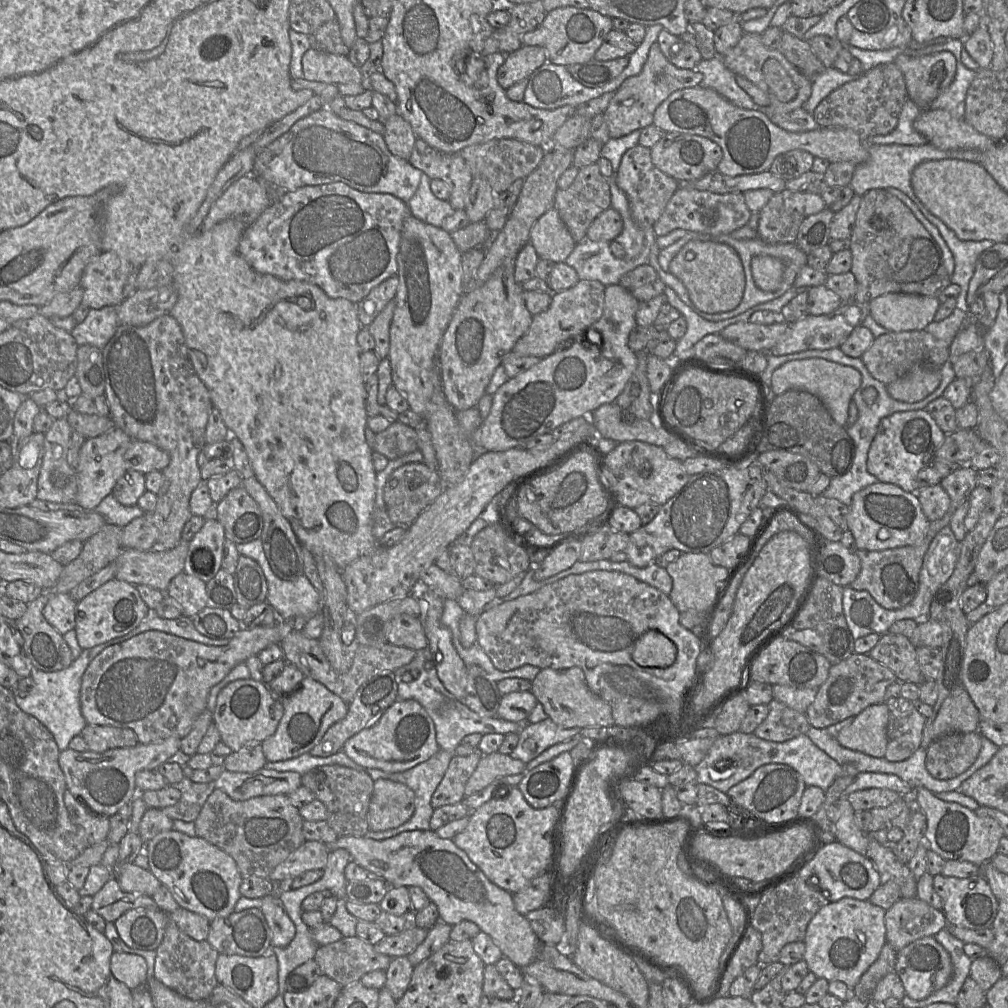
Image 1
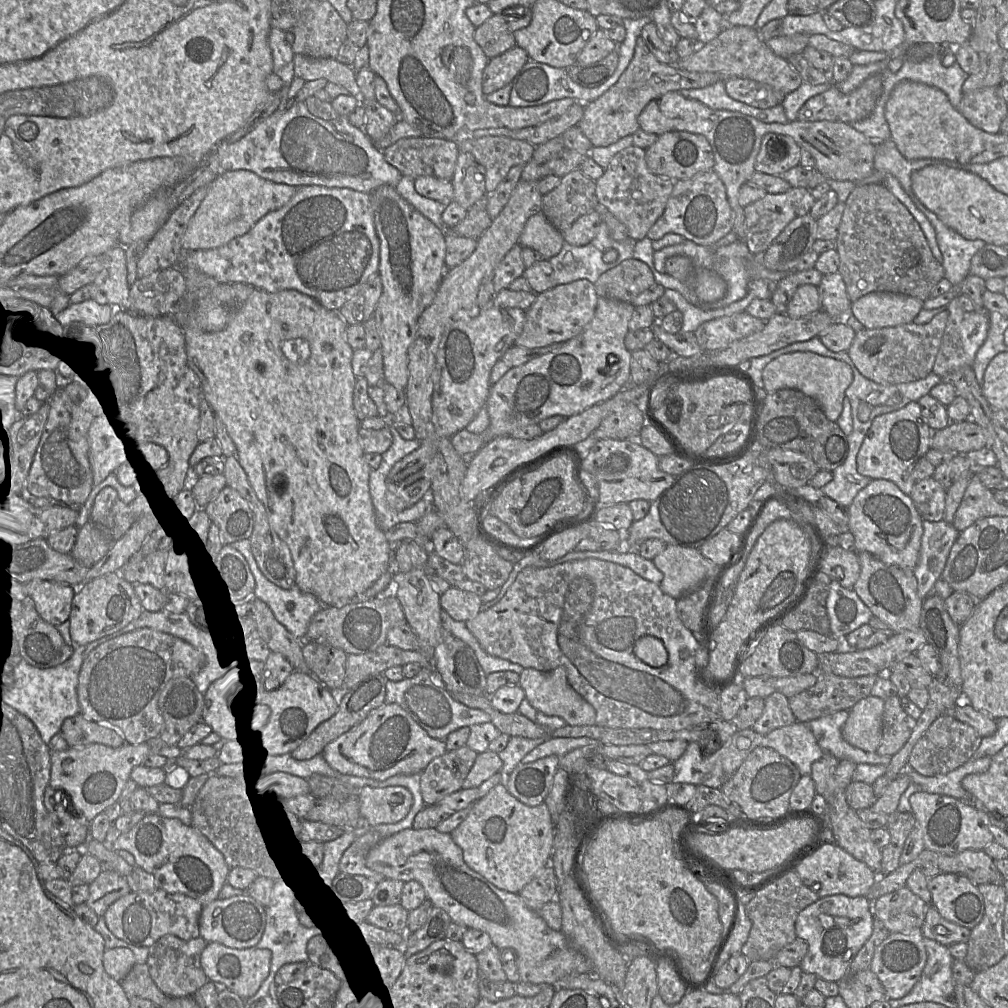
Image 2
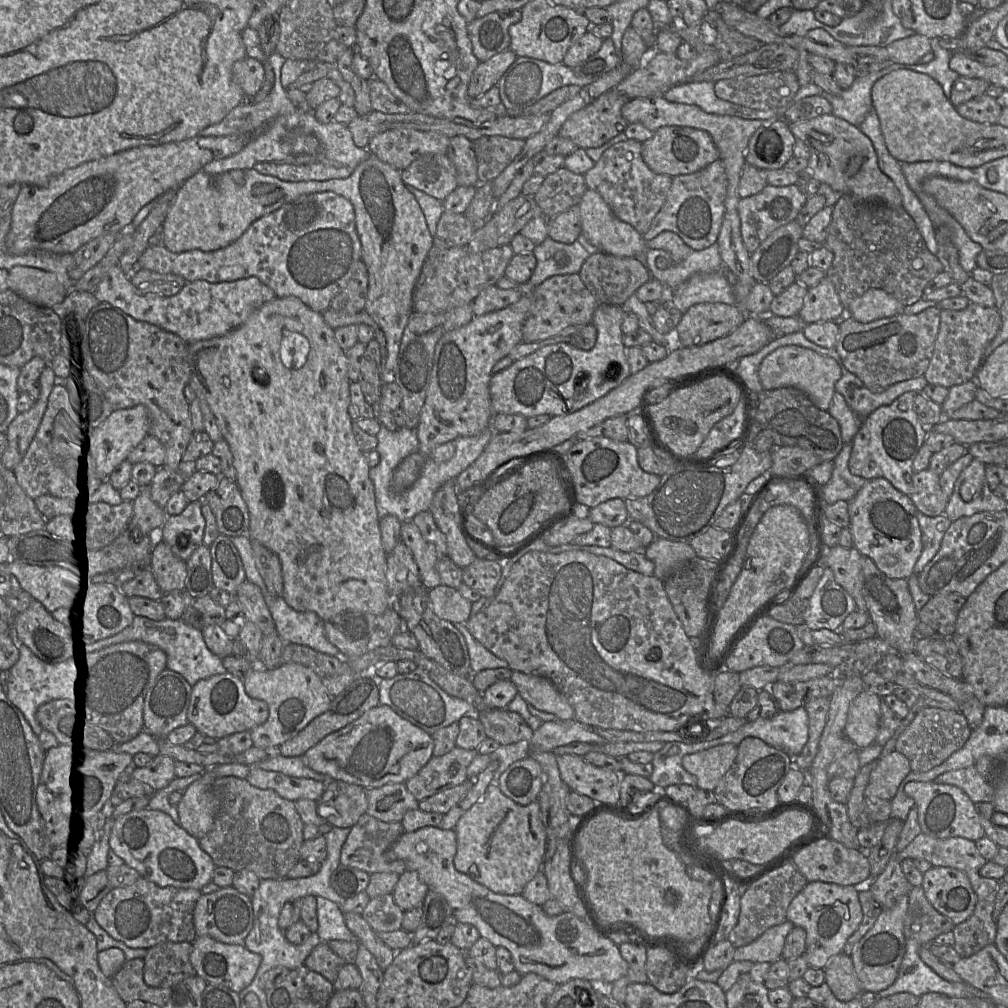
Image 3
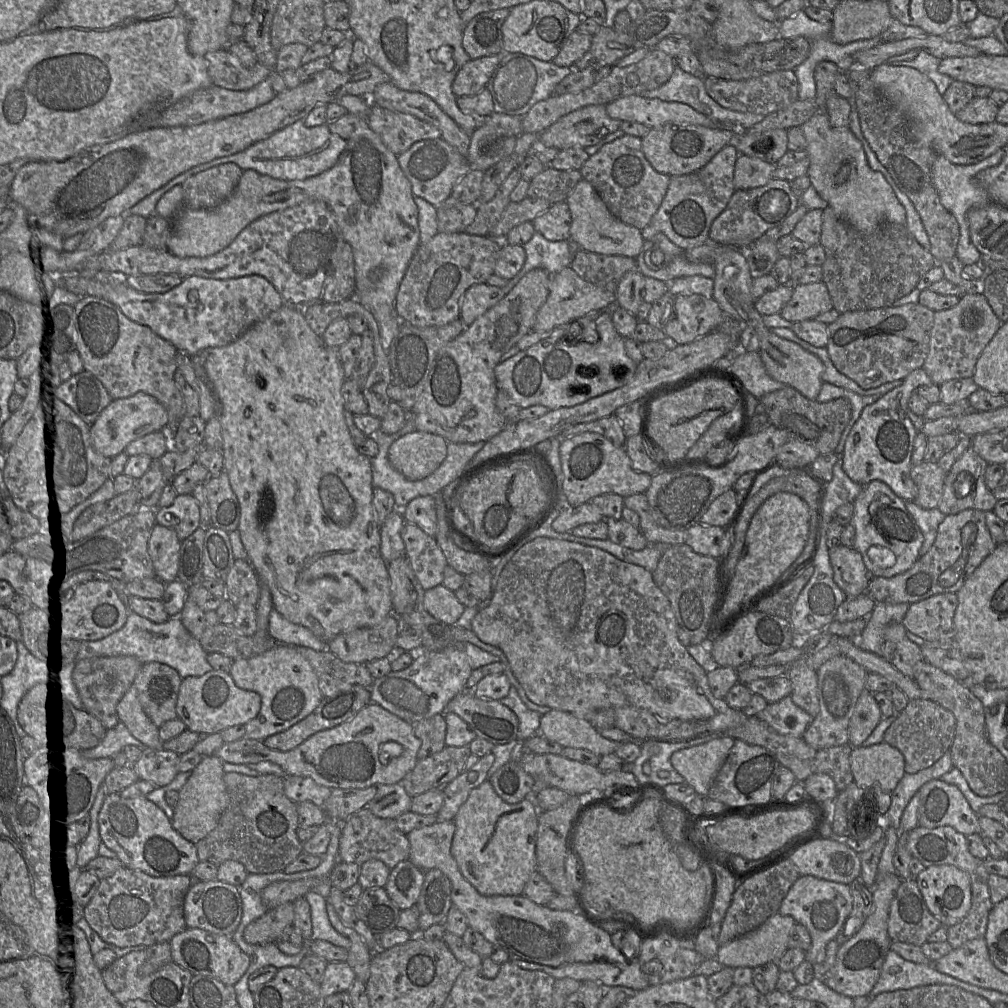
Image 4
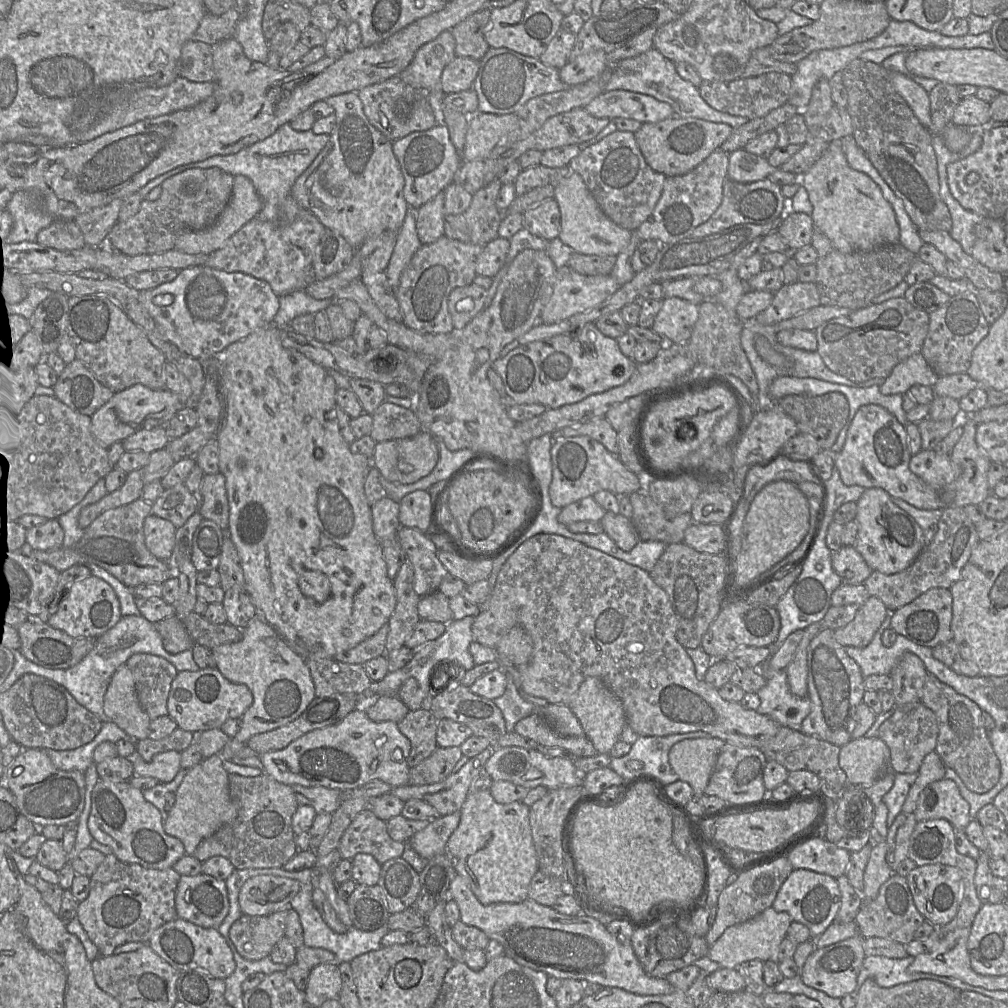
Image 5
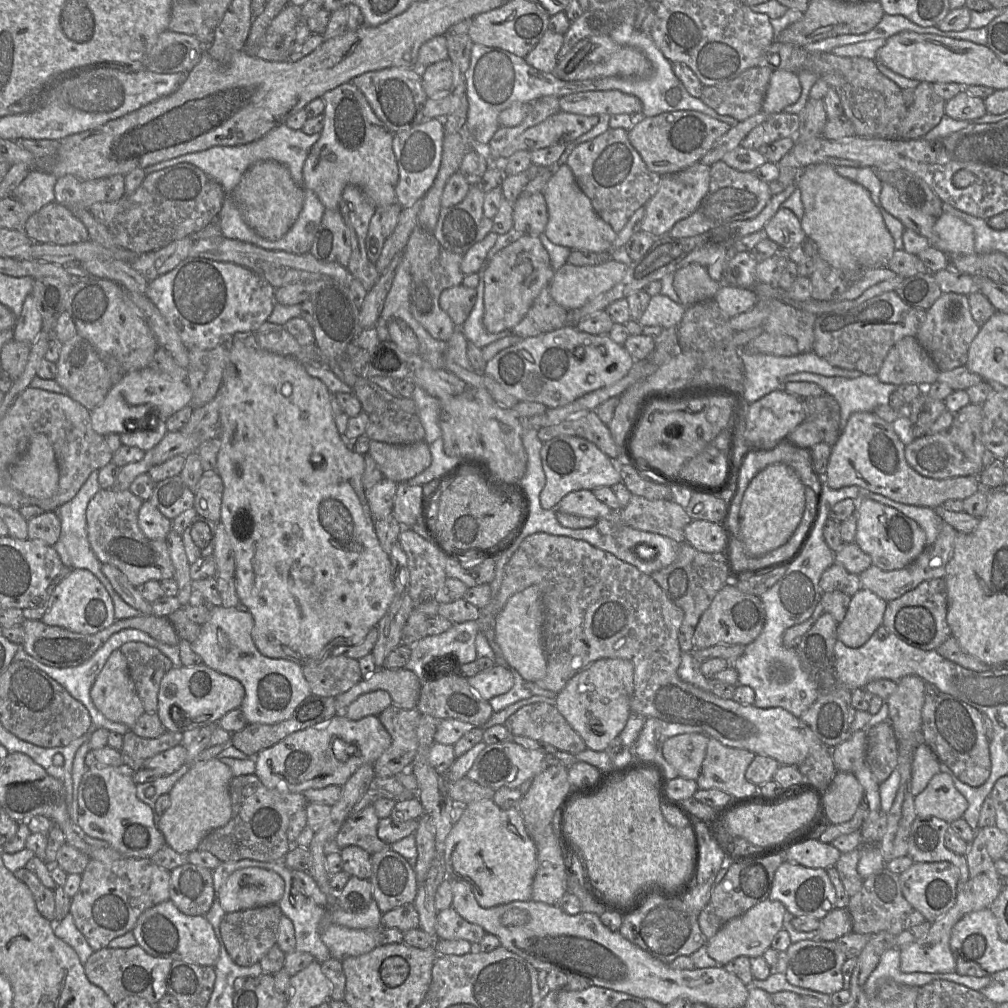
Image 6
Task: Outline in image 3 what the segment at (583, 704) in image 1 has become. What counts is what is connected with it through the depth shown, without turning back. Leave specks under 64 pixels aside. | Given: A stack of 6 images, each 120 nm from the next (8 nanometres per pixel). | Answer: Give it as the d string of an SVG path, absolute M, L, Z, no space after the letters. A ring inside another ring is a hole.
M513 671L510 680L522 699L536 709L554 714L559 720L574 719L573 707L551 680L520 671Z

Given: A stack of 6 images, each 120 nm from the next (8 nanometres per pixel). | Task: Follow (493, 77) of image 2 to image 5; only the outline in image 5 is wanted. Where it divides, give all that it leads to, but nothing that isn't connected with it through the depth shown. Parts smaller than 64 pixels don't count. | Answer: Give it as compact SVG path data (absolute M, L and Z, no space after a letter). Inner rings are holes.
M456 56L445 66L441 75L444 94L471 90L479 70L479 60Z

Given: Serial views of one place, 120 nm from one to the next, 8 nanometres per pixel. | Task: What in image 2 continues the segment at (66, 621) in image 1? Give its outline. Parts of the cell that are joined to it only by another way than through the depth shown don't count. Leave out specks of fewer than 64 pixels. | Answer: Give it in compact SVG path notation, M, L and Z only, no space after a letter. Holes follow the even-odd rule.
M37 581L29 583L30 600L33 601L40 616L48 623L59 626L69 620L75 589L73 586L55 581Z

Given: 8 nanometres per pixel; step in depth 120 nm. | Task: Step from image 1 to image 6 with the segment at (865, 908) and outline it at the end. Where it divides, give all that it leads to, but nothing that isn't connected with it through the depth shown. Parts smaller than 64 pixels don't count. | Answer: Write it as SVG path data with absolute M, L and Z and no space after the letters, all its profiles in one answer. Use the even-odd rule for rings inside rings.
M784 860L775 871L768 898L780 901L794 917L810 917L821 920L835 908L836 892L826 869L807 868Z

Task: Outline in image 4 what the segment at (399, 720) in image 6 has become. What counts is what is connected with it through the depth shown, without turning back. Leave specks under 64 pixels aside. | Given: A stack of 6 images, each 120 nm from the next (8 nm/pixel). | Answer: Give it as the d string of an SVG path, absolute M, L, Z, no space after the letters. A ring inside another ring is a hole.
M436 714L430 718L410 723L414 734L421 741L417 753L418 760L422 760L443 750L446 737L446 721L444 714Z

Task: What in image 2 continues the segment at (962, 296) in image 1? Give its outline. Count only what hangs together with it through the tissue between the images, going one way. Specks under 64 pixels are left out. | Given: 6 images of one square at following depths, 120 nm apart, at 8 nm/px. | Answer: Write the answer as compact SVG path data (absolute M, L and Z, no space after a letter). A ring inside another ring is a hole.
M927 209L924 215L933 225L939 249L942 253L942 266L947 278L954 287L959 288L970 272L972 257L986 243L983 240L968 240L944 224L938 216Z

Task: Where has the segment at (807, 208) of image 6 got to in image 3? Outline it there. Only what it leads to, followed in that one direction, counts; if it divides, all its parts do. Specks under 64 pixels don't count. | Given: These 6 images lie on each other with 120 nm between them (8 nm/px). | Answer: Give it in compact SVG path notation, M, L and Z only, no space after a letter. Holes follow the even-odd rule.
M825 114L805 122L788 124L788 128L810 151L807 175L829 185L836 192L852 195L860 201L880 202L892 208L902 206L901 194L880 170L872 141L859 127L833 114Z

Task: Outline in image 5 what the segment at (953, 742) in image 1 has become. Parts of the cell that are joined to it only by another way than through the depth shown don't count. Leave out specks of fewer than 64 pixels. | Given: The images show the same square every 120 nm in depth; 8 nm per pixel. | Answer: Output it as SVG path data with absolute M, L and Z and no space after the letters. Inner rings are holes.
M921 701L896 705L893 714L878 729L878 737L890 750L889 769L894 773L917 773L925 756L935 751L938 733L935 713Z

